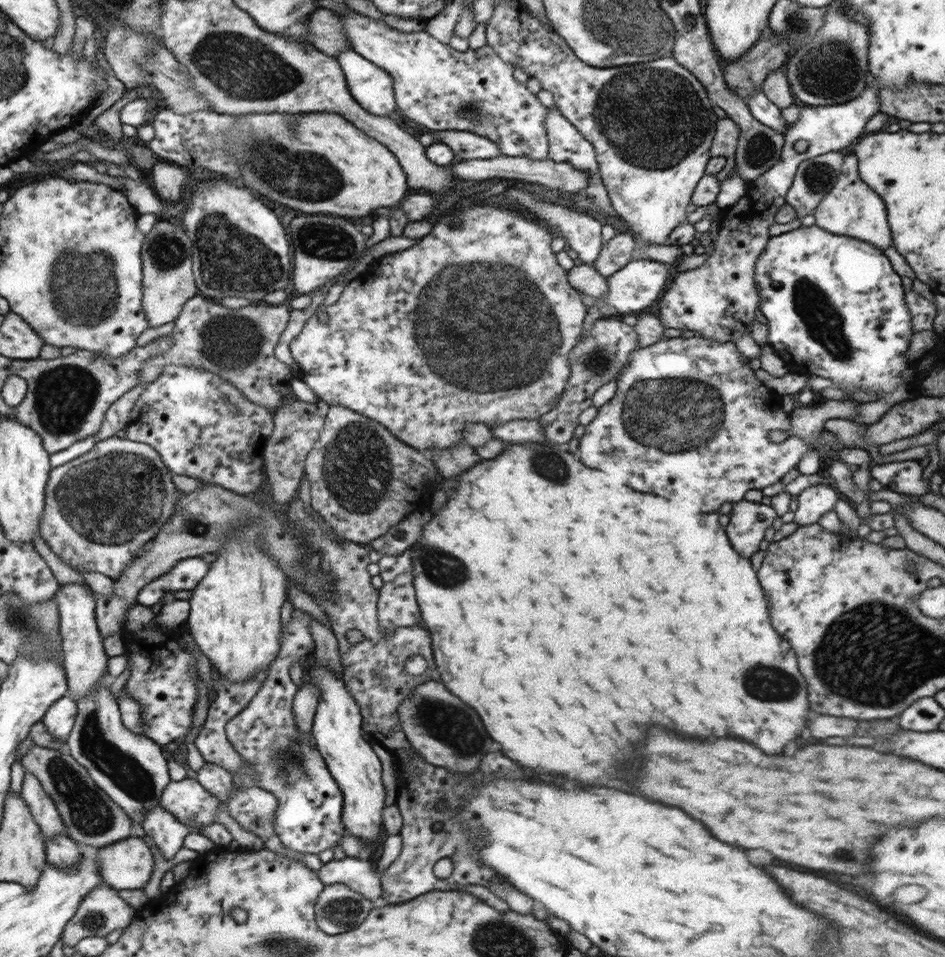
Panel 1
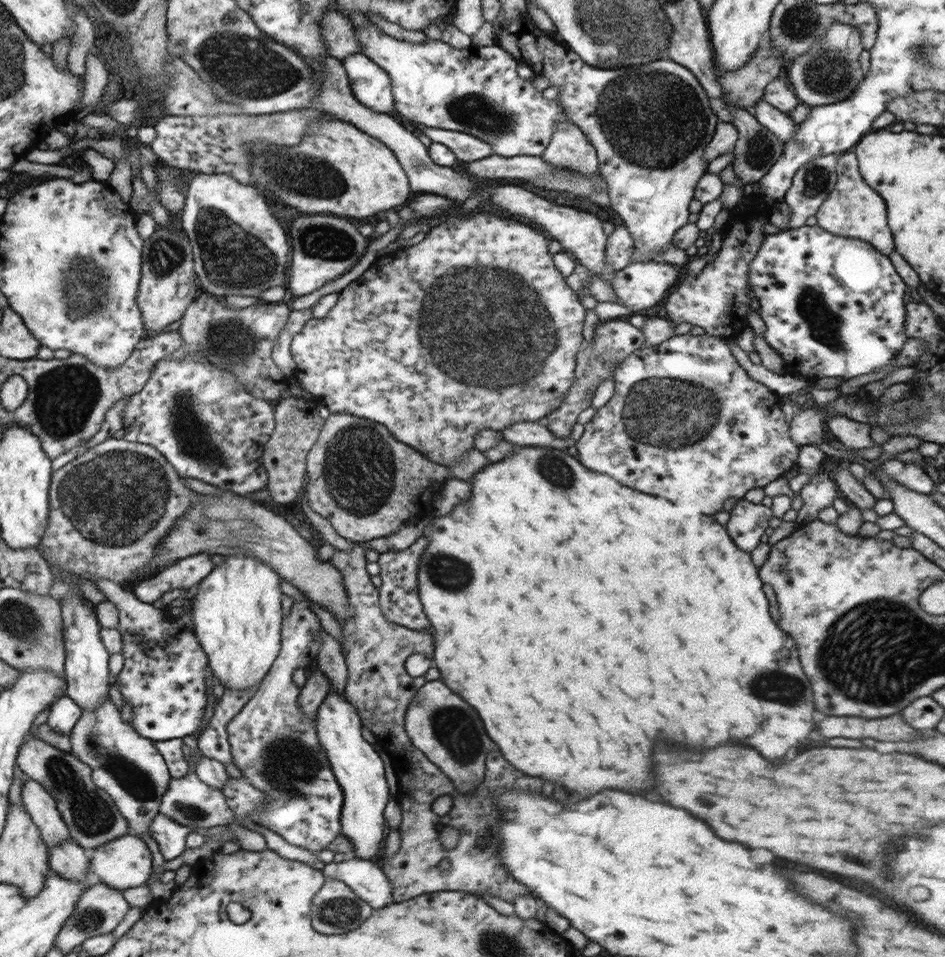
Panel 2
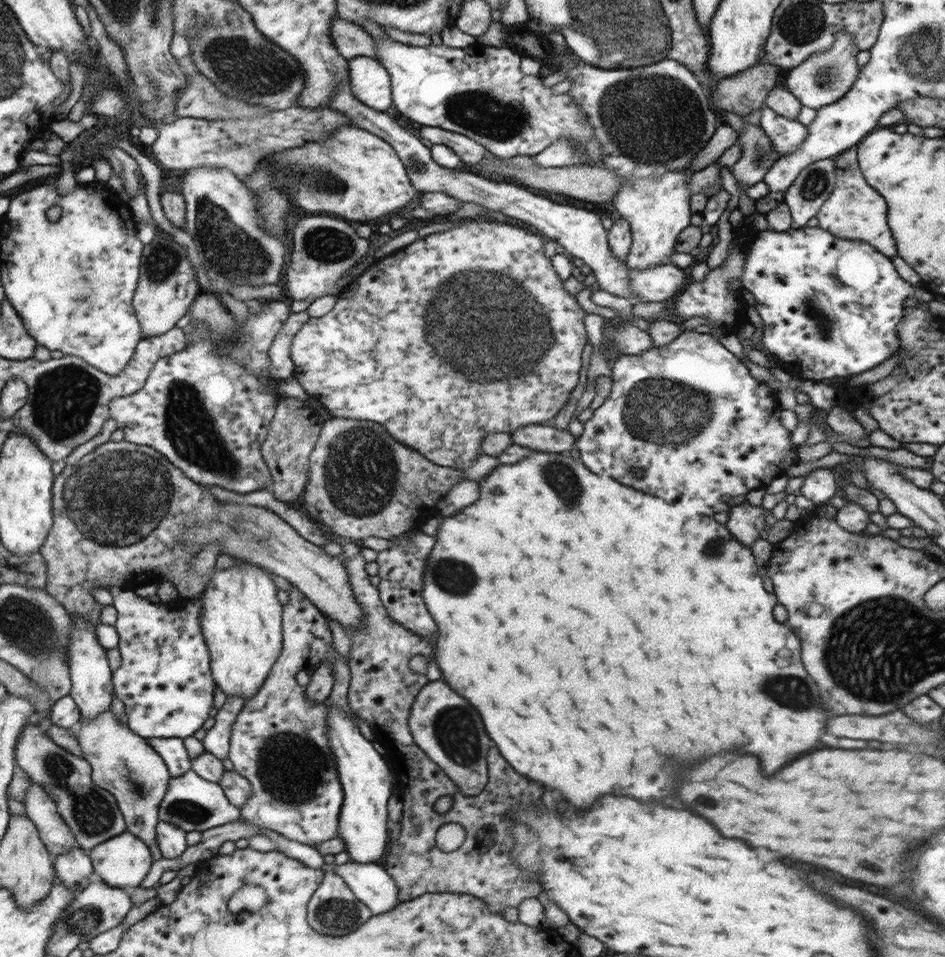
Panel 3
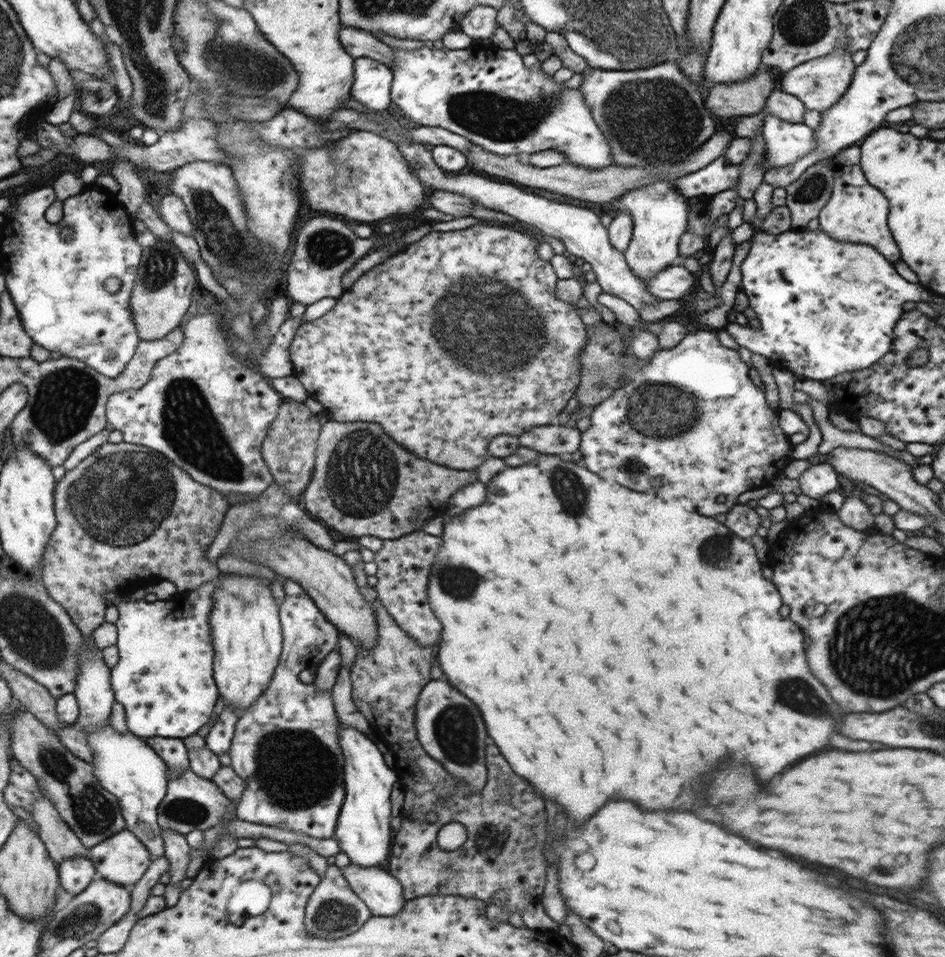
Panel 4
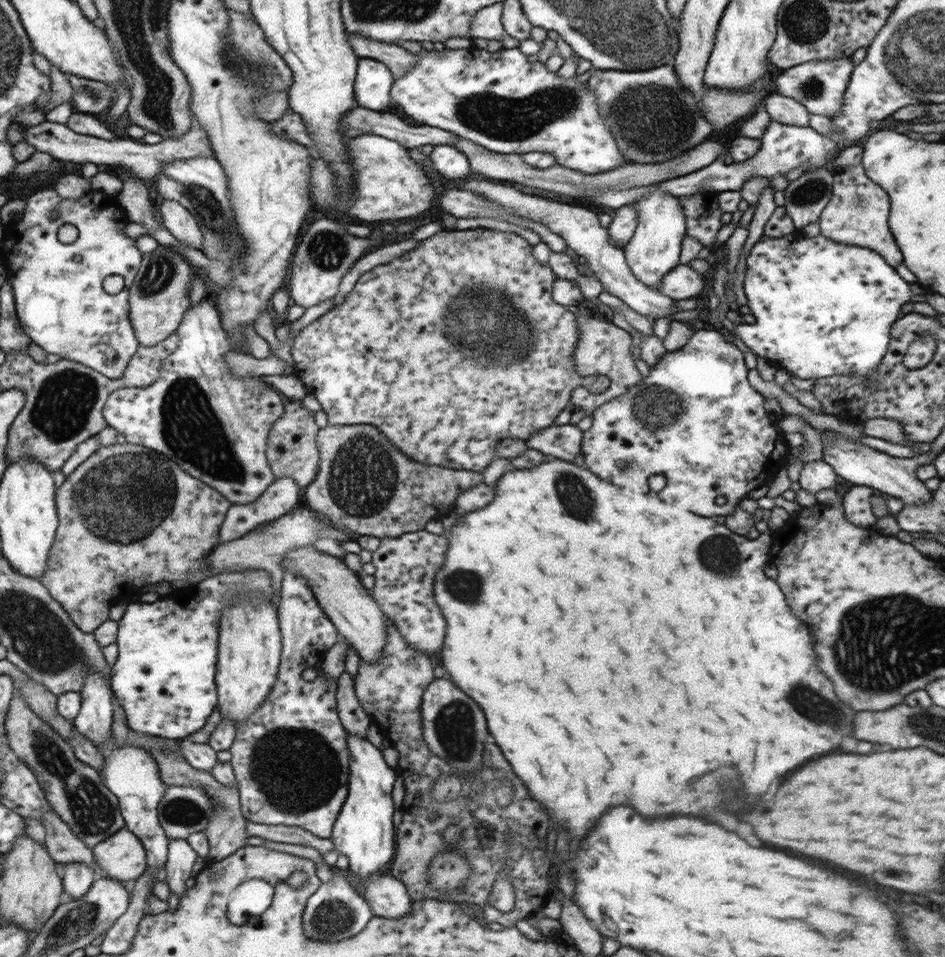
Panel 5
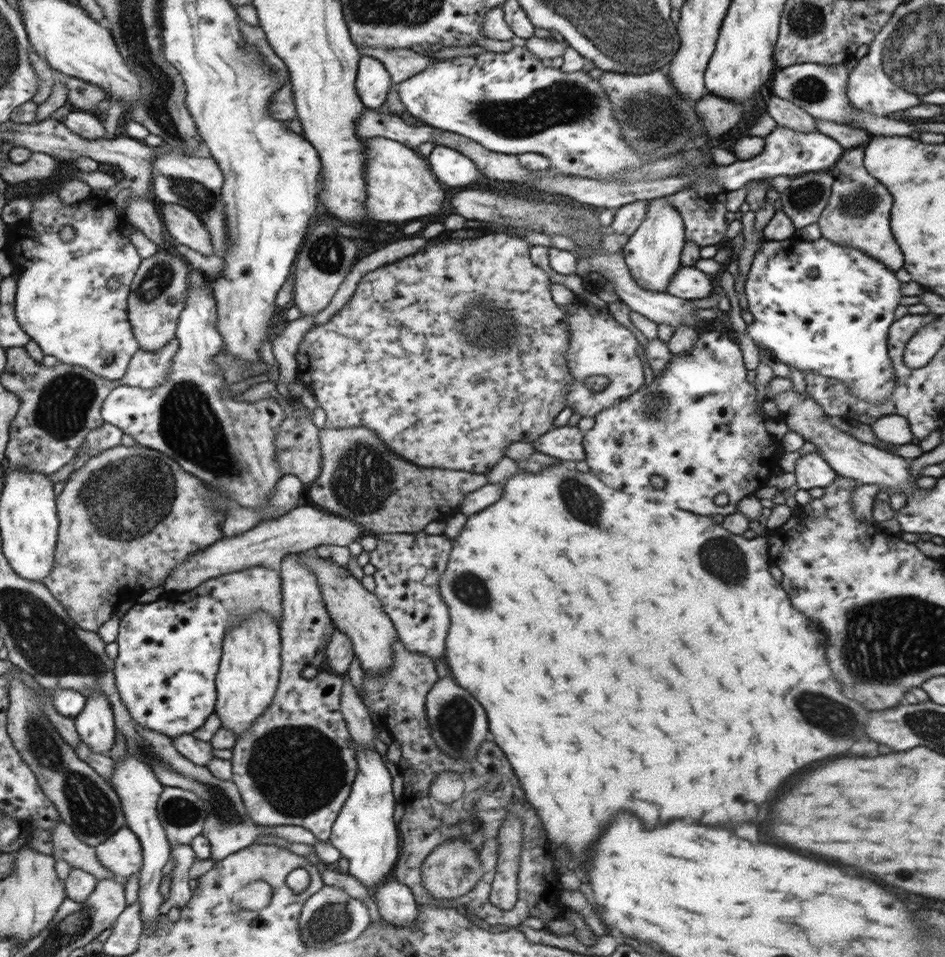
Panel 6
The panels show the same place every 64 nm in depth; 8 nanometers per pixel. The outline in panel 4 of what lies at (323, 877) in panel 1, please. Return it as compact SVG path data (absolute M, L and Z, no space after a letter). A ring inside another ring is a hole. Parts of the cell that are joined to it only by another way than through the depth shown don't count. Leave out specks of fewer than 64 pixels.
M349 863L341 873L372 916L396 916L404 908L407 900L402 885L388 871Z

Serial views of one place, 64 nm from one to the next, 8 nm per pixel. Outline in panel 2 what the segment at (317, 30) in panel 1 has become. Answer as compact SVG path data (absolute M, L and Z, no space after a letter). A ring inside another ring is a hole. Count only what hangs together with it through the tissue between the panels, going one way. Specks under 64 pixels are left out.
M338 10L326 11L320 23L323 45L332 57L342 60L350 53L360 53L363 49L355 35L352 21Z

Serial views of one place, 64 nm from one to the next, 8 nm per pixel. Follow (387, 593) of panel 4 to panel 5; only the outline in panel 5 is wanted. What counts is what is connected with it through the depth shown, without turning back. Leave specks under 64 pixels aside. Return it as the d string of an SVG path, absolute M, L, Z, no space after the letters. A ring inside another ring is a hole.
M422 530L400 536L385 536L380 538L380 542L378 549L372 553L371 561L376 571L373 574L375 585L370 592L372 592L373 597L378 602L381 611L388 620L396 625L400 634L411 647L430 655L438 652L444 642L447 622L444 620L440 608L435 603L433 582L436 572L444 564L444 553L448 550L446 534L443 532L433 534ZM416 568L420 572L418 578L412 574Z

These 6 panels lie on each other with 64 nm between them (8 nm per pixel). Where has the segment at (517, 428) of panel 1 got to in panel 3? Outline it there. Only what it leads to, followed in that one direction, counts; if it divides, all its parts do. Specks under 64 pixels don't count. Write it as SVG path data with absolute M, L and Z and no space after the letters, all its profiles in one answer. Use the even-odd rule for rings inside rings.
M532 424L514 430L513 444L528 447L532 451L568 454L577 440L568 430L562 431L550 425Z

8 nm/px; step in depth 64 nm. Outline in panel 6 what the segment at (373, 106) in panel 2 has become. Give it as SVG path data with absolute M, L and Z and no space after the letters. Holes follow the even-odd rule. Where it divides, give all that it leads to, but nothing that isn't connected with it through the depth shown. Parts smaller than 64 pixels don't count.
M361 55L355 87L366 108L381 111L392 87L391 76L385 64L371 56Z

